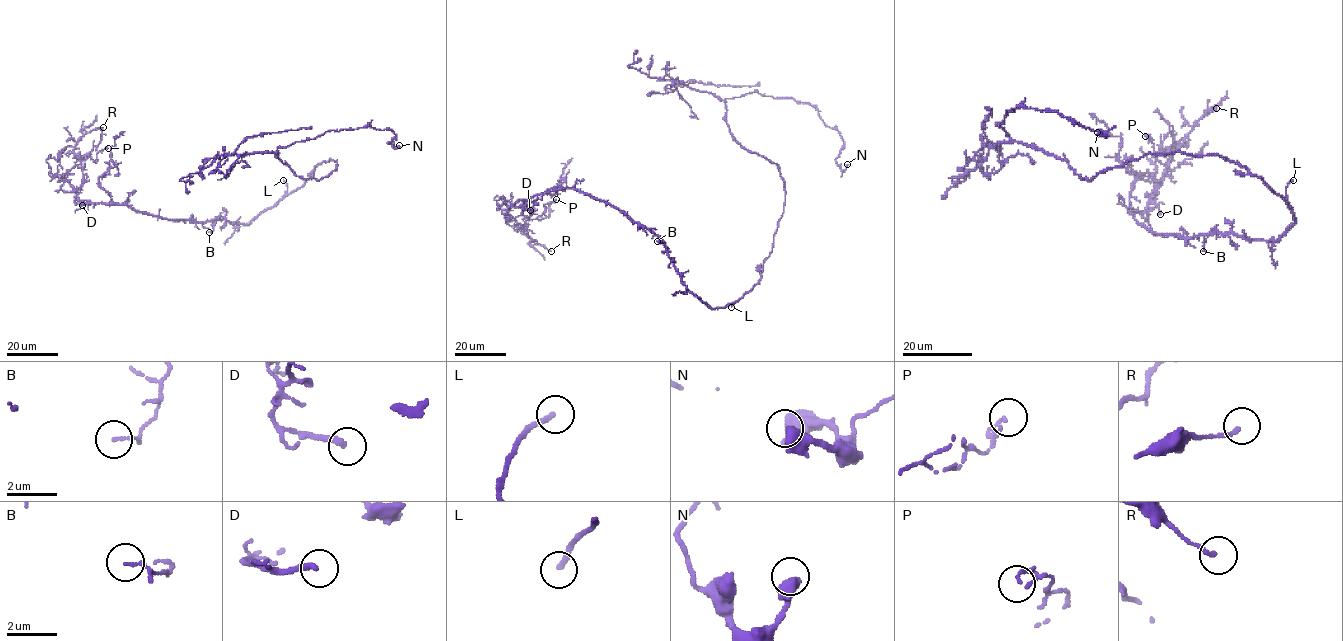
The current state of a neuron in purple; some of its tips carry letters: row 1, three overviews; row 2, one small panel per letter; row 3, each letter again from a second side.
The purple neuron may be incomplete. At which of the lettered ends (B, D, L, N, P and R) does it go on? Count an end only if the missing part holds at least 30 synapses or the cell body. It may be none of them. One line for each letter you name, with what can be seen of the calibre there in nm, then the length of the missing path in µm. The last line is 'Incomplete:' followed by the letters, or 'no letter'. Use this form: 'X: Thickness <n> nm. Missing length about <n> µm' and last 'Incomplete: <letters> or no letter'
L: Thickness 240 nm. Missing length about 100 µm
Incomplete: L

